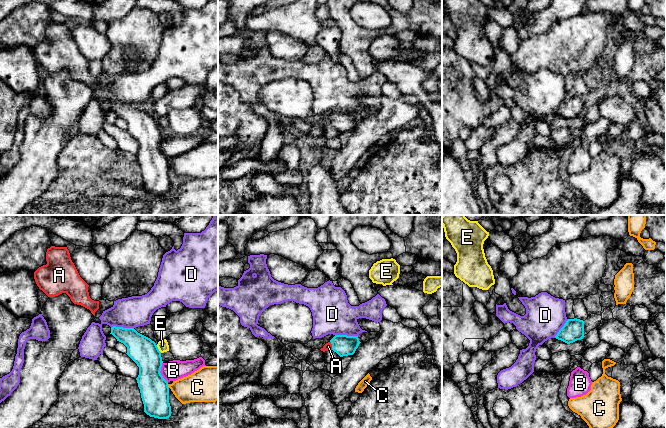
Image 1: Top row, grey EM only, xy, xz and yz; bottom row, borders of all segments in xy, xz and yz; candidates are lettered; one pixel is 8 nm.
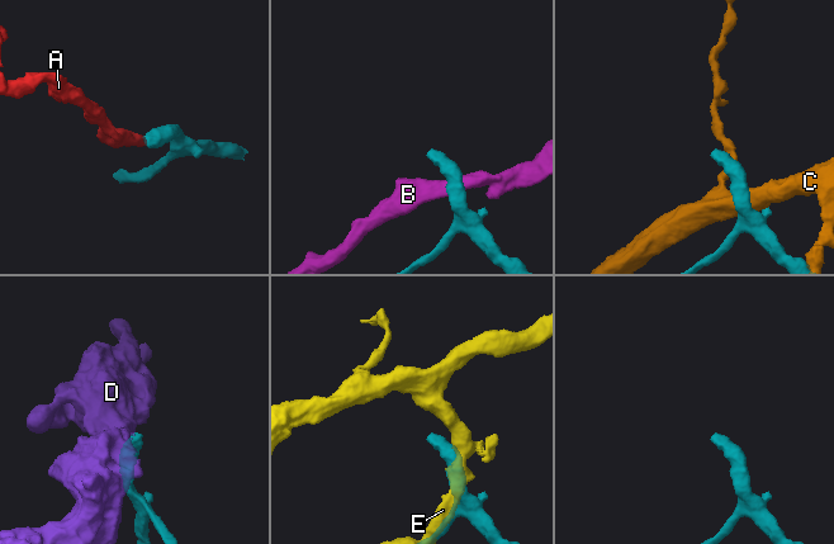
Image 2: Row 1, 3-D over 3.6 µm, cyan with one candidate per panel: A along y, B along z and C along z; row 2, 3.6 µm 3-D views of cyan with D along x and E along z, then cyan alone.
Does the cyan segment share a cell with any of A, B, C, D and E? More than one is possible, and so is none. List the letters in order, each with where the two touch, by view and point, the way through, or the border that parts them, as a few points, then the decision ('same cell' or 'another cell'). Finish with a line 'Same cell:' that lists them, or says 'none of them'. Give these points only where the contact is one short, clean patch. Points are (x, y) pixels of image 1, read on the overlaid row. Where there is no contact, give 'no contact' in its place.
A: contact xz (332, 345); way xz (343, 345), (332, 345), (328, 346); same cell
B: contact xy (159, 372); another cell
C: contact xy (167, 386); another cell
D: contact xy (122, 327); border xy (111, 326), (133, 328); another cell
E: contact xy (158, 349); another cell
Same cell: A

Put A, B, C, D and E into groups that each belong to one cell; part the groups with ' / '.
A / B / C / D E

